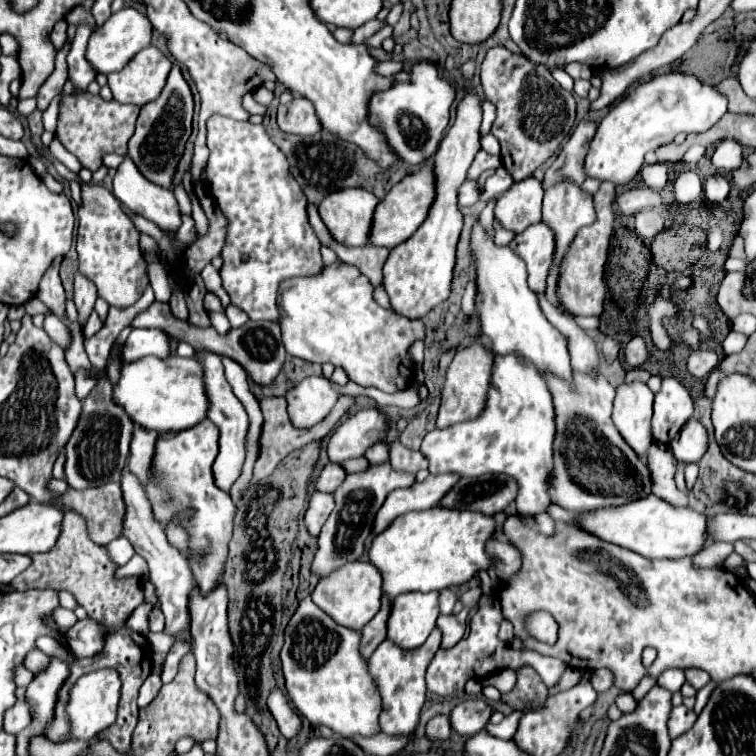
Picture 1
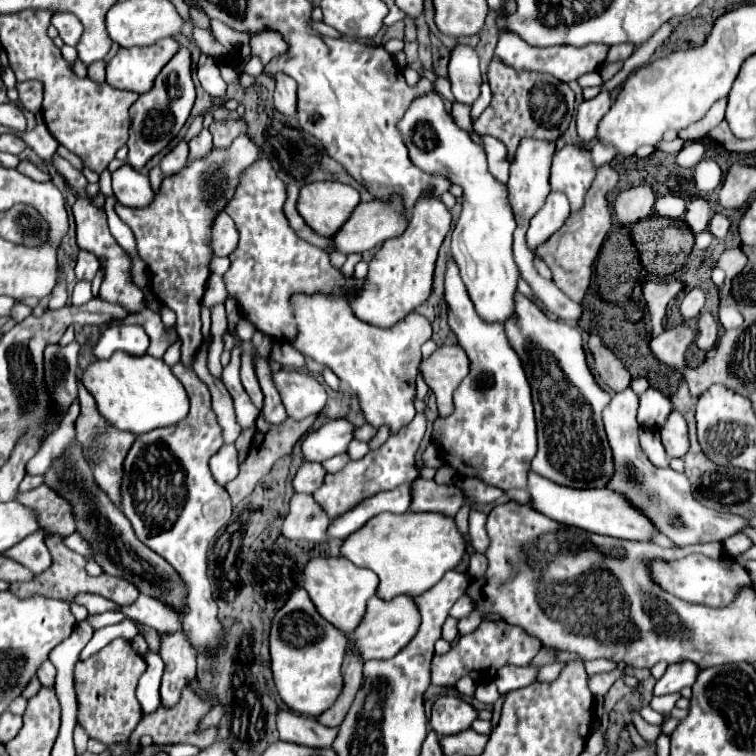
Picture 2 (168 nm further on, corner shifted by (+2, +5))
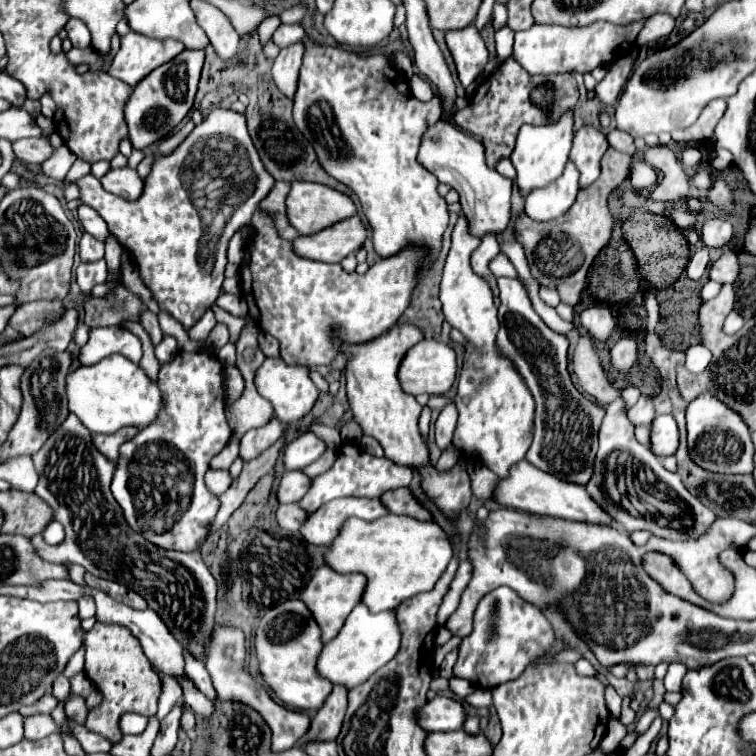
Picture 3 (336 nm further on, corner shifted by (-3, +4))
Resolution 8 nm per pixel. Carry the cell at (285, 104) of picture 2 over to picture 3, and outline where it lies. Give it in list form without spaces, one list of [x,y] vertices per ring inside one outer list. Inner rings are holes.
[[[297,42],[297,44],[283,48],[279,52],[279,56],[275,58],[275,64],[273,64],[273,70],[271,70],[277,88],[289,98],[293,98],[293,94],[297,90],[297,78],[299,78],[303,52],[305,52],[303,42]]]

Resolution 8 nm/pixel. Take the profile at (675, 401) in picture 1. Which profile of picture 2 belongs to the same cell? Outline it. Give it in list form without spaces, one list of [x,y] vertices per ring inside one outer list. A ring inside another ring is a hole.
[[[648,387],[640,395],[638,423],[646,429],[660,429],[660,427],[664,427],[672,409],[674,409],[674,405],[672,405],[670,397],[666,397],[662,391],[658,391],[654,387]]]

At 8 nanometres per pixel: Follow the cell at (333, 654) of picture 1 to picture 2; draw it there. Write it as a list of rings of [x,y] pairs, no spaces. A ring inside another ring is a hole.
[[[298,589],[286,601],[286,605],[274,615],[270,629],[270,657],[276,691],[288,709],[318,717],[324,709],[330,709],[344,689],[342,661],[346,655],[348,635],[340,633],[332,623],[324,621],[312,605],[306,589]]]

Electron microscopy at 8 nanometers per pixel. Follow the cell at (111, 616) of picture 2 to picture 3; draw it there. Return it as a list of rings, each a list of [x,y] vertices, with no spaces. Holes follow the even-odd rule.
[[[181,680],[184,705],[195,715],[209,717],[214,712],[214,704],[190,680]]]

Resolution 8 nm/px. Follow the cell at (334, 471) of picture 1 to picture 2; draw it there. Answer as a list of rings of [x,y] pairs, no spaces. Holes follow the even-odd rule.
[[[306,461],[298,469],[298,473],[296,473],[294,481],[292,481],[294,491],[296,493],[314,493],[324,483],[324,477],[326,477],[326,469],[322,467],[322,463]]]

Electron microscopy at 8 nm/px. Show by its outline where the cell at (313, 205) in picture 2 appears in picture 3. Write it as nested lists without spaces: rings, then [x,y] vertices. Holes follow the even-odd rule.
[[[291,182],[291,190],[287,194],[285,206],[287,206],[289,224],[299,234],[315,234],[315,232],[325,230],[325,228],[333,226],[335,222],[345,220],[345,218],[355,214],[355,204],[351,202],[349,196],[345,196],[329,186],[315,184],[315,182]]]

